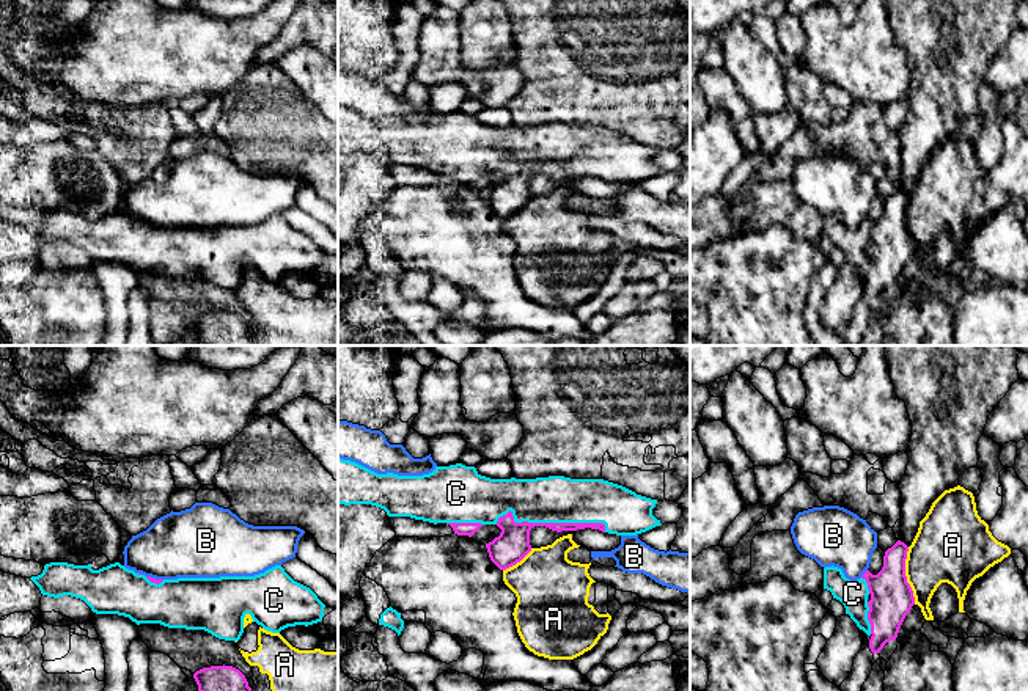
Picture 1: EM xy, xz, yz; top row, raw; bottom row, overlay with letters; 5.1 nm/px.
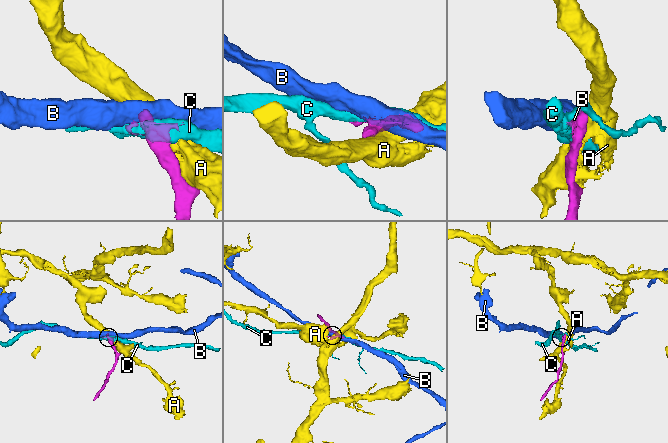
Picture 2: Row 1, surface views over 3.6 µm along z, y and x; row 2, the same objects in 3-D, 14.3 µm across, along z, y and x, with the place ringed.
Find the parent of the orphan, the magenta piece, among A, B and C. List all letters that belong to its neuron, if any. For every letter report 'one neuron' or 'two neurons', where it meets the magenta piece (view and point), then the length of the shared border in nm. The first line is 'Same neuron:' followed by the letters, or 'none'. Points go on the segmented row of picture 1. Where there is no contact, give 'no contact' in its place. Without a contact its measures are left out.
Same neuron: none
A: two neurons | yz (904, 575) | 300 nm
B: two neurons | yz (863, 574) | 60 nm
C: two neurons | xz (550, 523) | 550 nm

